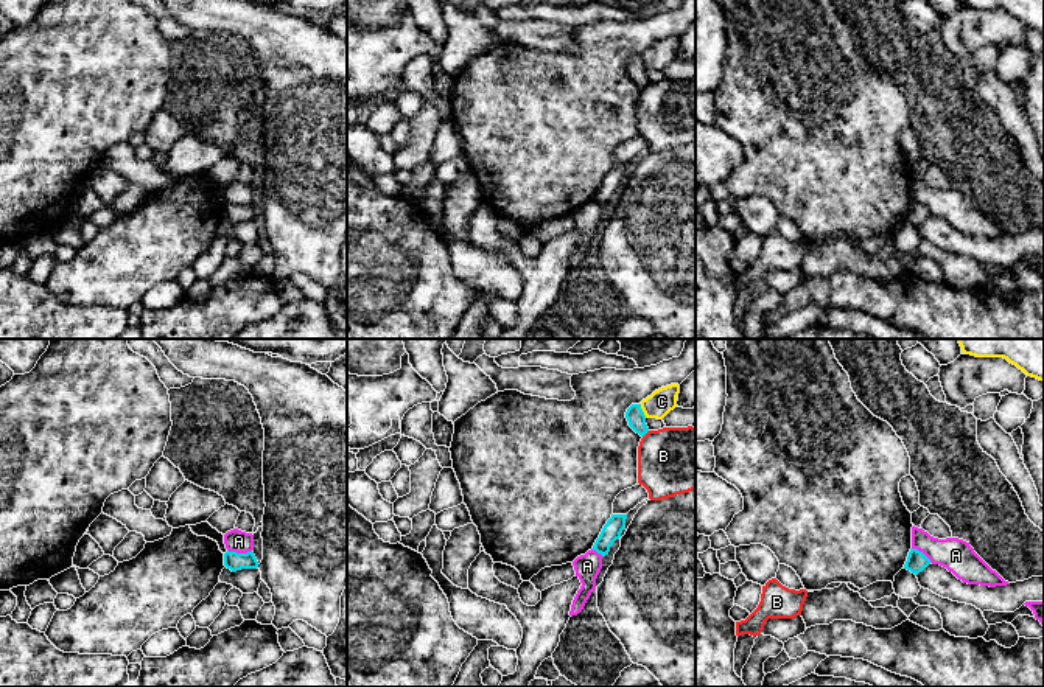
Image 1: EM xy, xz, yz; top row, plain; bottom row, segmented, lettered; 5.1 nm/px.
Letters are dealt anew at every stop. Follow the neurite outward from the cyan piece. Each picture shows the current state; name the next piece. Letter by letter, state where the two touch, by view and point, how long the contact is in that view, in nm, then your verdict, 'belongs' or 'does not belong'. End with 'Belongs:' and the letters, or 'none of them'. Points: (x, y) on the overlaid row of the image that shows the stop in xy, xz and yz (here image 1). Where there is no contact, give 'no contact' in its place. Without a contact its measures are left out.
A: xy (240, 554) | 130 nm | does not belong
B: xz (646, 432) | 50 nm | does not belong
C: xz (641, 411) | 80 nm | does not belong
Belongs: none of them

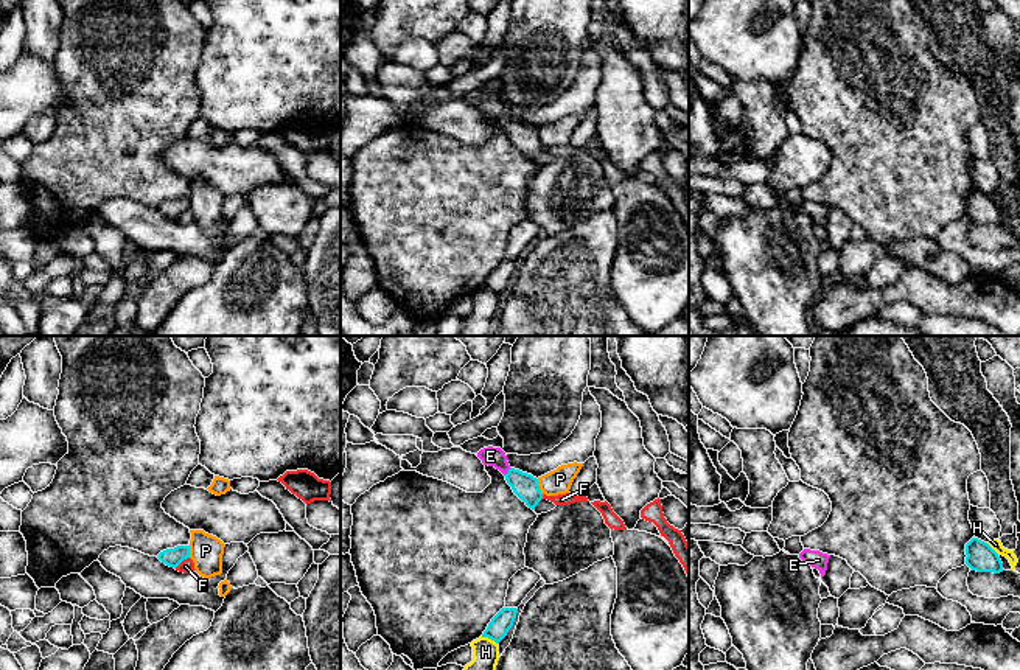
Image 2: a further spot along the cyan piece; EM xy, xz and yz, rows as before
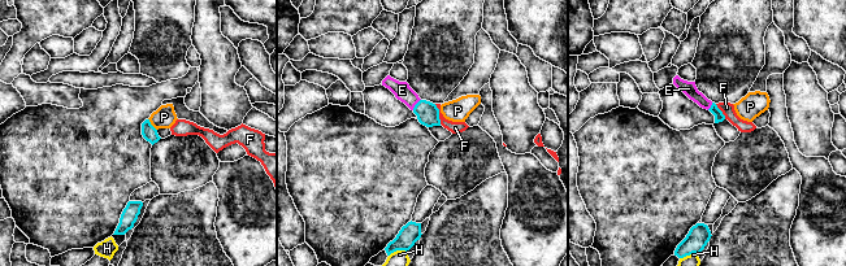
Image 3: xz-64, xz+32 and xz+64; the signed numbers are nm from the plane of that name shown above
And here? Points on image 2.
E: xz (509, 471) | 50 nm | belongs
F: xy (181, 561) | 100 nm | does not belong
H: xz (490, 638) | 100 nm | does not belong
P: xz (538, 487) | 90 nm | does not belong
Belongs: E

